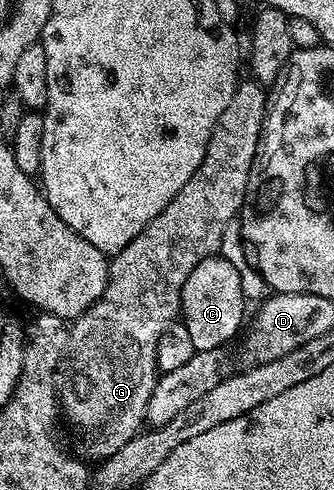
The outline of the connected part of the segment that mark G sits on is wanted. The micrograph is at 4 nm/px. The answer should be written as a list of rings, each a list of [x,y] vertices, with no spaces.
[[[247,78],[235,85],[233,98],[229,106],[221,110],[221,118],[215,123],[215,133],[209,138],[205,158],[201,166],[181,186],[181,190],[133,238],[120,252],[110,257],[107,270],[107,289],[103,296],[83,316],[78,316],[69,328],[69,347],[65,359],[57,373],[57,395],[62,419],[75,428],[79,444],[91,456],[106,458],[120,450],[127,442],[137,436],[144,427],[149,406],[149,394],[157,379],[155,355],[157,342],[161,334],[176,323],[181,312],[181,290],[185,278],[193,274],[193,266],[205,258],[216,255],[223,244],[223,235],[227,227],[233,224],[243,208],[243,199],[249,186],[249,174],[259,153],[259,136],[262,134],[263,122],[267,117],[269,92],[264,85]]]

